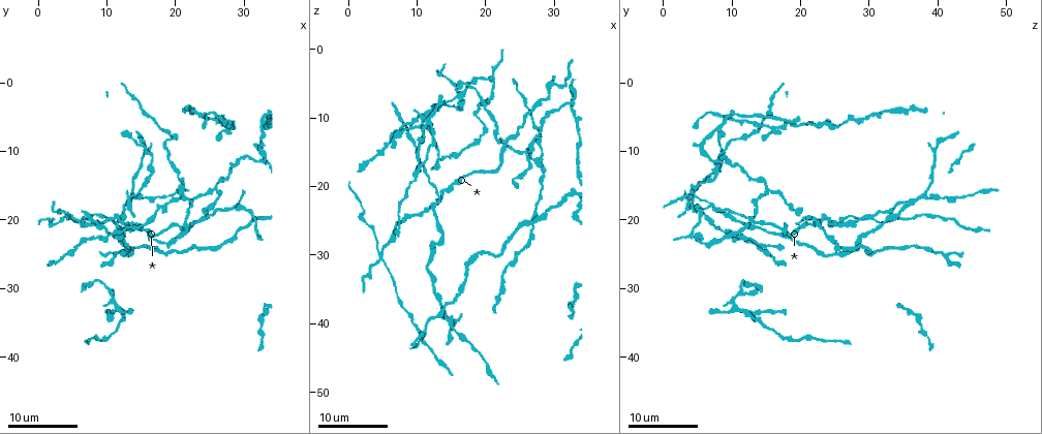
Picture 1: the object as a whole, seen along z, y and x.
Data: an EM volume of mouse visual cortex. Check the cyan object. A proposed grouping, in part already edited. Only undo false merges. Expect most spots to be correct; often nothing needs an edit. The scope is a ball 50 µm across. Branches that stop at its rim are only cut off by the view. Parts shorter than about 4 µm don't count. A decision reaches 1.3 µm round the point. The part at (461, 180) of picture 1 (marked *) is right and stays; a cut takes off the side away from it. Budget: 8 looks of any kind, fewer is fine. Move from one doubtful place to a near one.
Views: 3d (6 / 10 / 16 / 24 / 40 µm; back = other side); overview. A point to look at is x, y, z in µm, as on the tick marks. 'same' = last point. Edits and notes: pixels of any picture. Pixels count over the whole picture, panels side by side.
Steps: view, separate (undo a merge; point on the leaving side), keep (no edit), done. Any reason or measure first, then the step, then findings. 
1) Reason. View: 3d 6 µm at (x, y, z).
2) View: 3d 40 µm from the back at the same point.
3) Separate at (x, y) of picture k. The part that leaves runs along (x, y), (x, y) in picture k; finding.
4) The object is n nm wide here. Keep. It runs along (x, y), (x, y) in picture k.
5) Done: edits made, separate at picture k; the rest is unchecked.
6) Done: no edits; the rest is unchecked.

Three arms meet. View: 3d 16 µm at (22.0, 19.5, 13.5).

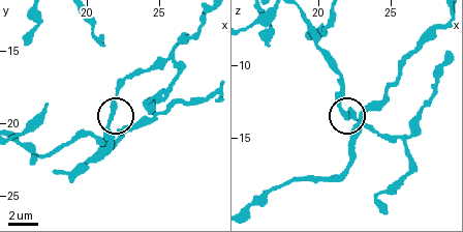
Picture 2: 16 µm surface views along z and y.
Closer look. View: 3d 6 µm at (21.6, 19.4, 13.2).

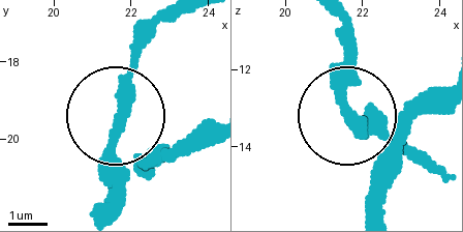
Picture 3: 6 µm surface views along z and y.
The side arm is 66 µm long. Keep. It runs along (140, 169), (165, 152), (120, 119), (117, 211) in picture 3; continuous, no second neuron.

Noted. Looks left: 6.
Three-way junction. View: 3d 16 µm at (18.5, 9.5, 9.0).

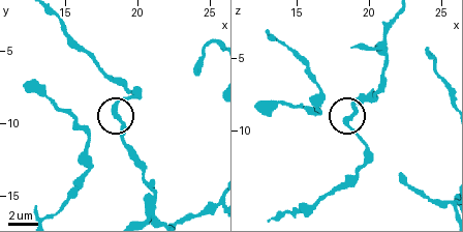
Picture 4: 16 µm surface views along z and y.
View: 3d 6 µm at (18.6, 9.4, 9.0).

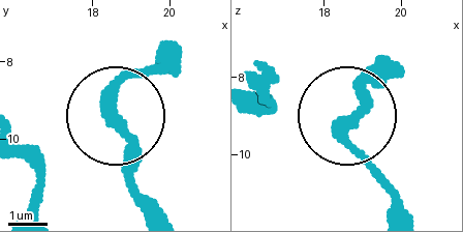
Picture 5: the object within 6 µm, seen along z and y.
3 arms meet here. Keep. It runs along (392, 63), (342, 119), (259, 109) in picture 5; all the same neuron.

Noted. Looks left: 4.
A fork. View: 3d 16 µm at (26.0, 15.5, 15.5).

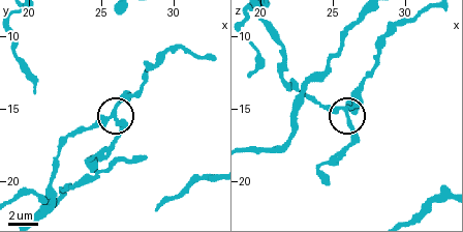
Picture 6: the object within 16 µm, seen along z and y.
View: 3d 10 µm at (26.0, 15.6, 15.2).

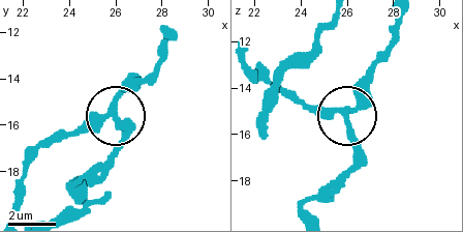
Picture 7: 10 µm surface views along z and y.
From behind. View: 3d 10 µm from the back at (25.9, 15.7, 15.4).

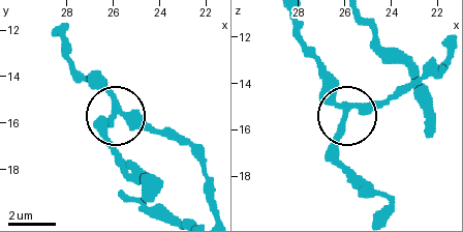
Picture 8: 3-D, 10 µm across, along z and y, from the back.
Keep. All the same neuron.

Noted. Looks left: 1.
Done: no edits; the rest is unchecked.

